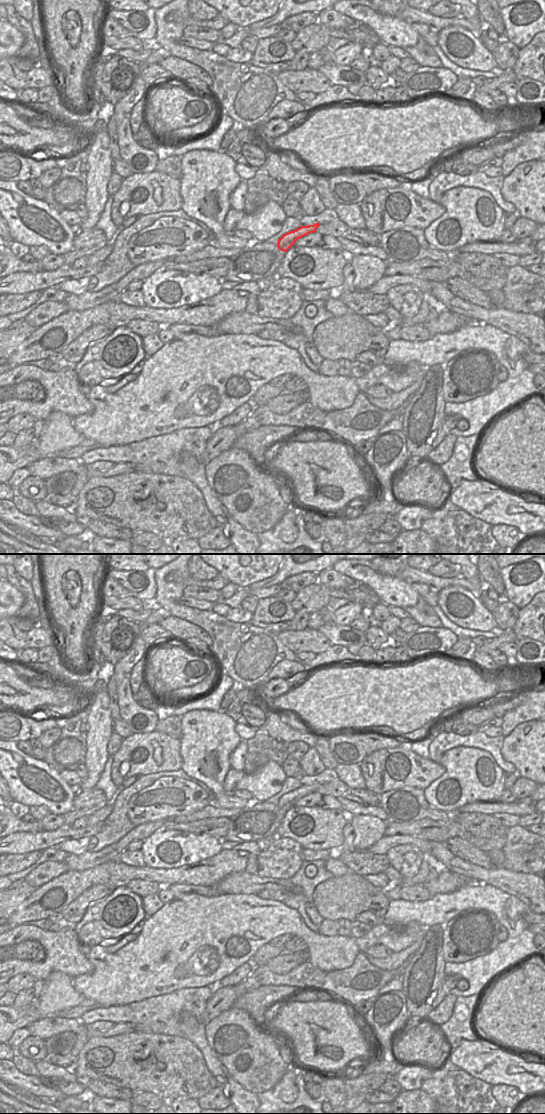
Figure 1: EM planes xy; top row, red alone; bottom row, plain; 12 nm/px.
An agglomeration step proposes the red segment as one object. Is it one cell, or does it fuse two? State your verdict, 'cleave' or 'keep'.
keep

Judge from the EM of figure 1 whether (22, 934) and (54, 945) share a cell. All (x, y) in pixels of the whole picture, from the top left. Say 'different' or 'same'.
same

